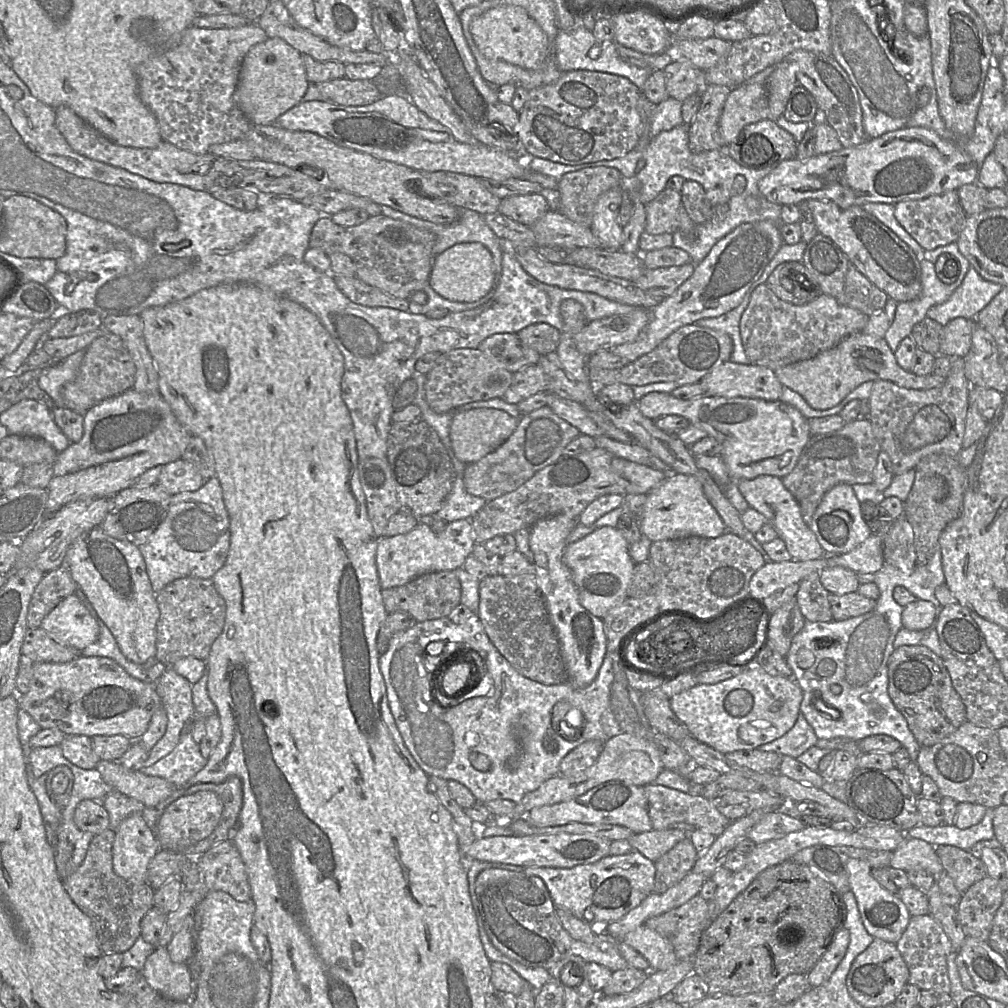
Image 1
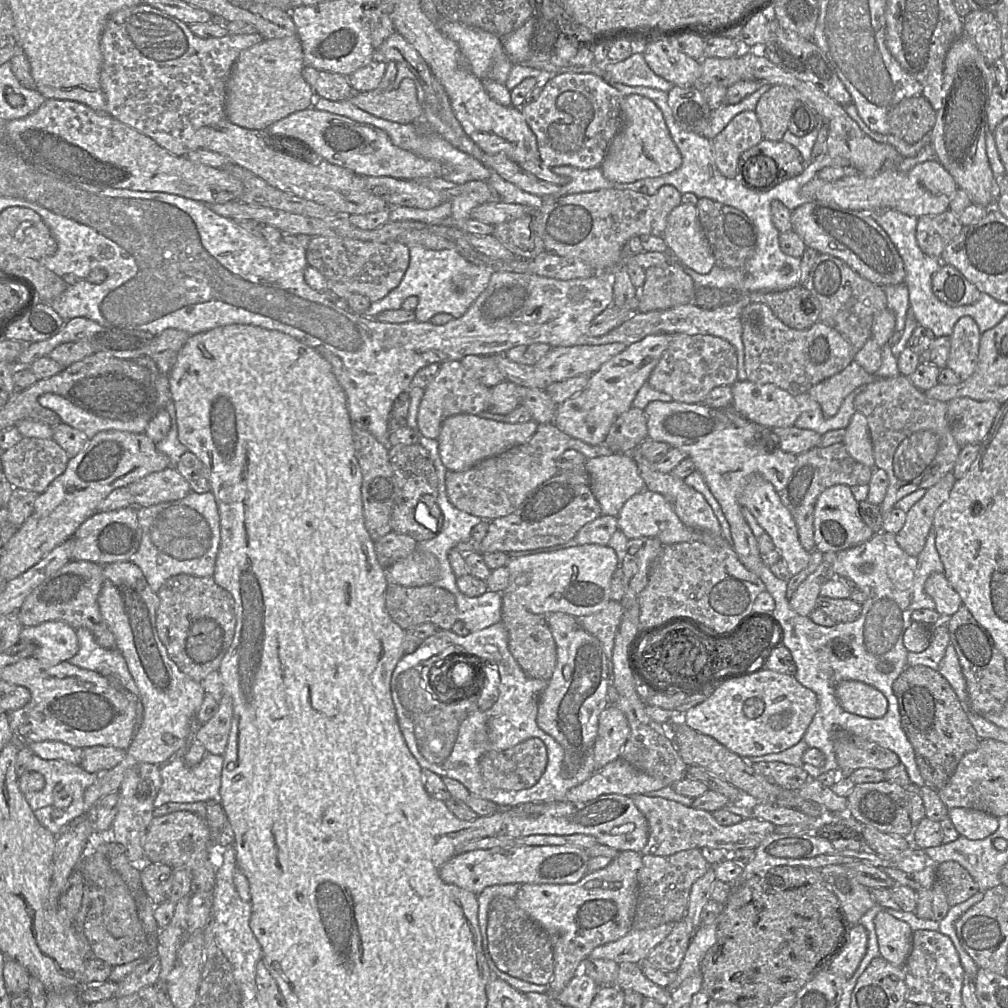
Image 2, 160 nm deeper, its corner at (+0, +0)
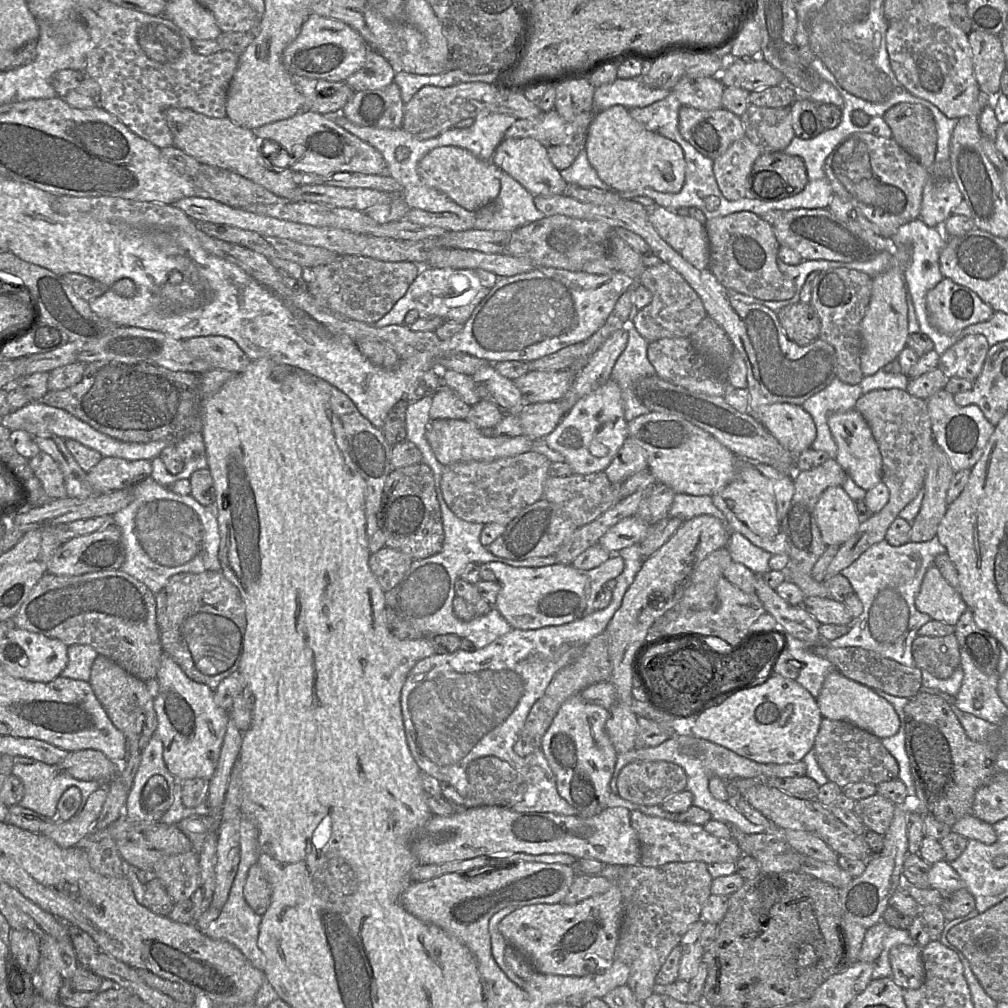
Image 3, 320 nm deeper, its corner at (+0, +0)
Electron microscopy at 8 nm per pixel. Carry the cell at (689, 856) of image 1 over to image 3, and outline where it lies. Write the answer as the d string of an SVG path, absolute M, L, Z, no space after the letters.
M699 861L671 862L657 867L635 864L620 870L618 886L623 898L623 921L614 954L629 969L628 987L635 997L644 1002L657 991L656 975L672 949L680 945L680 941L689 927L701 919L704 903L711 895L712 880L707 864Z

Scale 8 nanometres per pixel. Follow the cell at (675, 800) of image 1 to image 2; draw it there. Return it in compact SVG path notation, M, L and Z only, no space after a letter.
M646 794L631 796L635 806L648 822L649 838L642 855L669 856L675 853L708 847L732 853L738 849L756 849L767 836L774 833L776 826L763 819L743 819L731 826L717 823L712 813L685 806L679 802Z

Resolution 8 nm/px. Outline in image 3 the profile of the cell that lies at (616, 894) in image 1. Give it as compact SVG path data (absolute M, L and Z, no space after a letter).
M613 881L607 892L587 898L575 905L560 902L556 904L534 904L515 909L502 919L499 931L508 945L525 956L537 972L581 977L601 973L611 967L622 921L623 898L618 883Z

